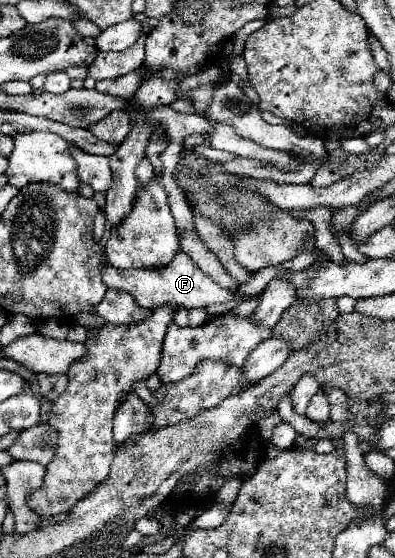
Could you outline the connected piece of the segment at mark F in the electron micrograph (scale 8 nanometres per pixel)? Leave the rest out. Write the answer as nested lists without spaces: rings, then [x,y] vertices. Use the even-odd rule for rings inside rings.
[[[179,251],[175,255],[173,263],[169,263],[169,267],[165,271],[117,271],[117,269],[105,265],[103,279],[109,289],[129,291],[137,299],[137,303],[141,303],[141,307],[149,307],[149,309],[159,307],[159,305],[177,305],[177,307],[185,307],[185,309],[205,309],[207,305],[213,305],[213,303],[225,303],[225,301],[239,299],[237,289],[225,289],[219,283],[215,283],[183,251]]]

